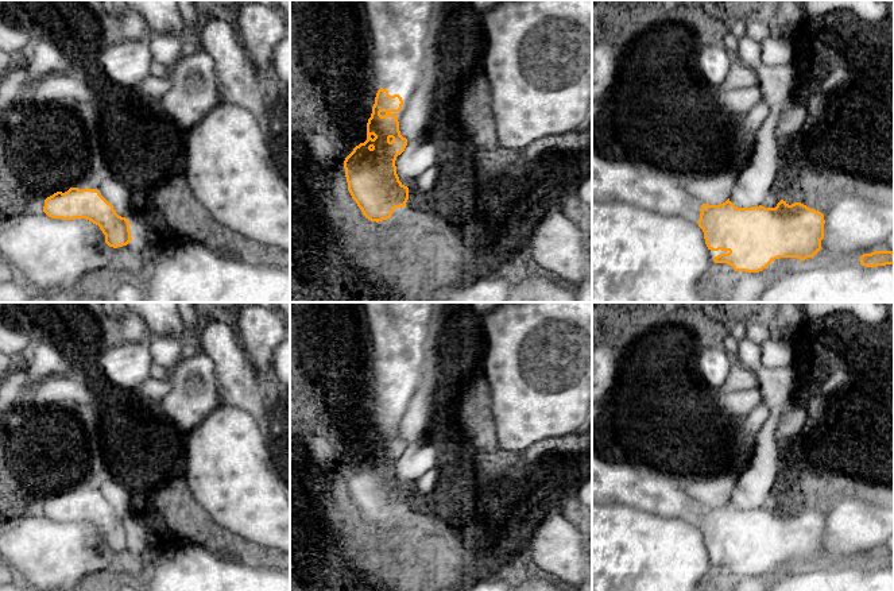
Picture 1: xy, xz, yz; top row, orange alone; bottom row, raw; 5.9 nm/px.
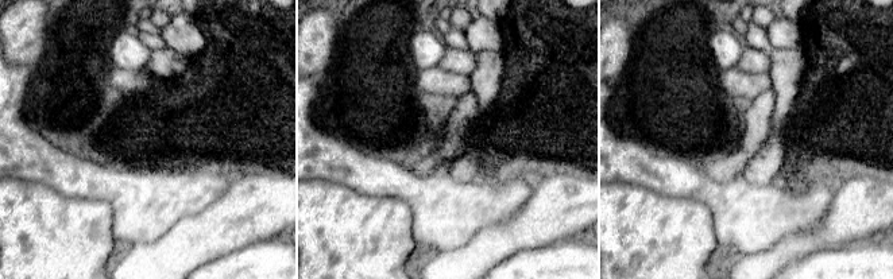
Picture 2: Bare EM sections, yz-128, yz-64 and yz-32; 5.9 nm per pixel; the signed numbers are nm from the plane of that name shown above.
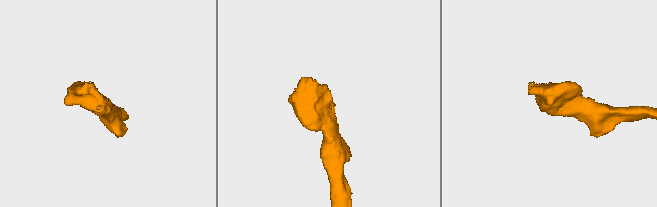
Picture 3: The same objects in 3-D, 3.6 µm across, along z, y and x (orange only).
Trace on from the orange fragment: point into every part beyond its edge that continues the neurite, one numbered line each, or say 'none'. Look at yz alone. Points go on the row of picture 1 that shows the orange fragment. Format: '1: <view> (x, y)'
1: yz (635, 182)

